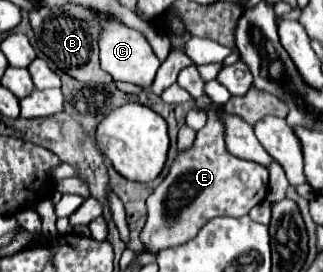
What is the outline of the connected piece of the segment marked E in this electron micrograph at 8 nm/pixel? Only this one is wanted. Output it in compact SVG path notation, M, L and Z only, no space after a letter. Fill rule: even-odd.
M202 96L196 100L196 106L204 108L208 114L206 126L196 134L194 146L176 156L162 184L146 200L148 220L140 232L140 240L150 254L192 240L198 230L216 216L248 214L266 198L268 192L268 168L236 158L226 150L224 134L216 132L216 114L220 110L212 108L212 100Z

